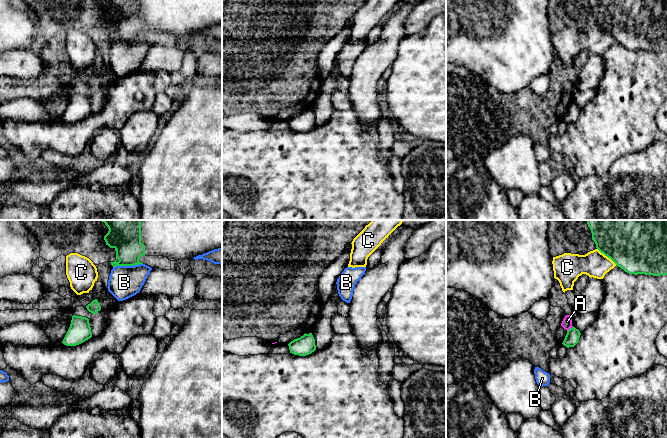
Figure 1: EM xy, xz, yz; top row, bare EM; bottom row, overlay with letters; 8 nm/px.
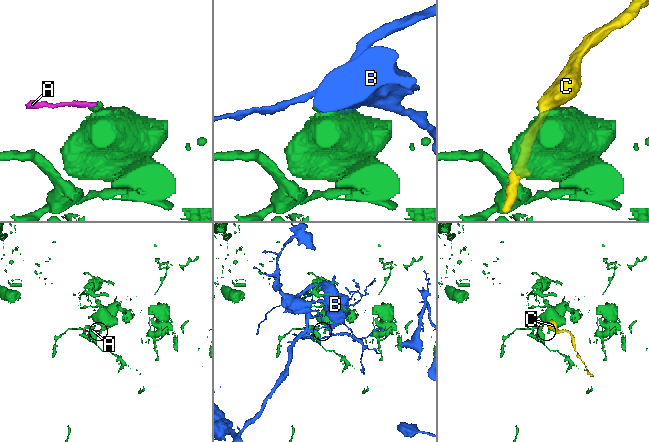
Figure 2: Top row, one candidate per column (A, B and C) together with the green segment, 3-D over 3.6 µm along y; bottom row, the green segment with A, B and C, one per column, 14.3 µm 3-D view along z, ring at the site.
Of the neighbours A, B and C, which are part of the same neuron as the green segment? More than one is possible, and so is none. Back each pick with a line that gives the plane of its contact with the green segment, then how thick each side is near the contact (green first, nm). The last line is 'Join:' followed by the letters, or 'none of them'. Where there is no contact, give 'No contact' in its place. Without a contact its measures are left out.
Join: none of them

